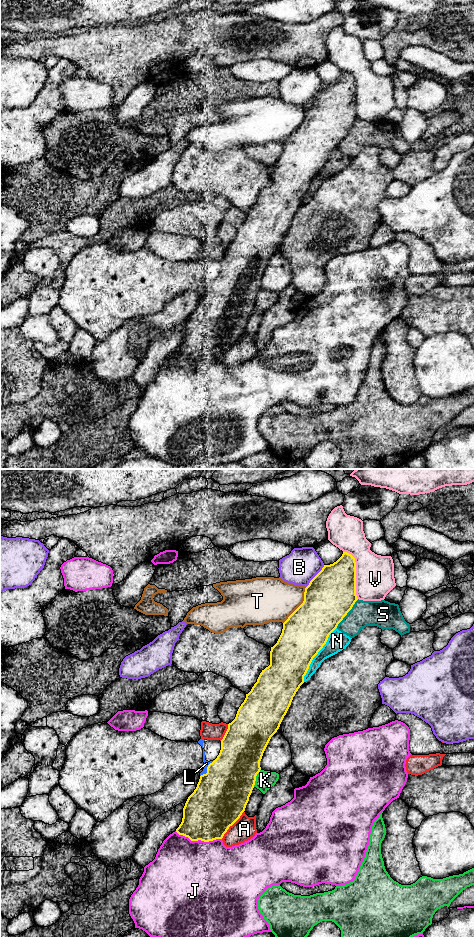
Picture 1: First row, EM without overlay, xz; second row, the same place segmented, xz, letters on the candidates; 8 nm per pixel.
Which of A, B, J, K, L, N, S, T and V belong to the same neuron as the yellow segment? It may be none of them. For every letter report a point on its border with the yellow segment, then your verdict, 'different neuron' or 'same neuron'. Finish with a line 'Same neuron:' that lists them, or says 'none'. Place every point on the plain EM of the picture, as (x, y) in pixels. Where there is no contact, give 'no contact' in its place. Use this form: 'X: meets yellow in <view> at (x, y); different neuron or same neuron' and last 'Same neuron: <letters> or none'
A: meets yellow in xz at (231, 345); different neuron
B: meets yellow in xz at (315, 96); different neuron
J: meets yellow in xz at (198, 359); different neuron
K: meets yellow in xz at (255, 298); different neuron
L: meets yellow in xz at (207, 289); different neuron
N: meets yellow in xz at (317, 173); different neuron
S: meets yellow in xz at (347, 132); different neuron
T: meets yellow in xz at (300, 125); different neuron
V: meets yellow in xz at (355, 93); different neuron
Same neuron: none

